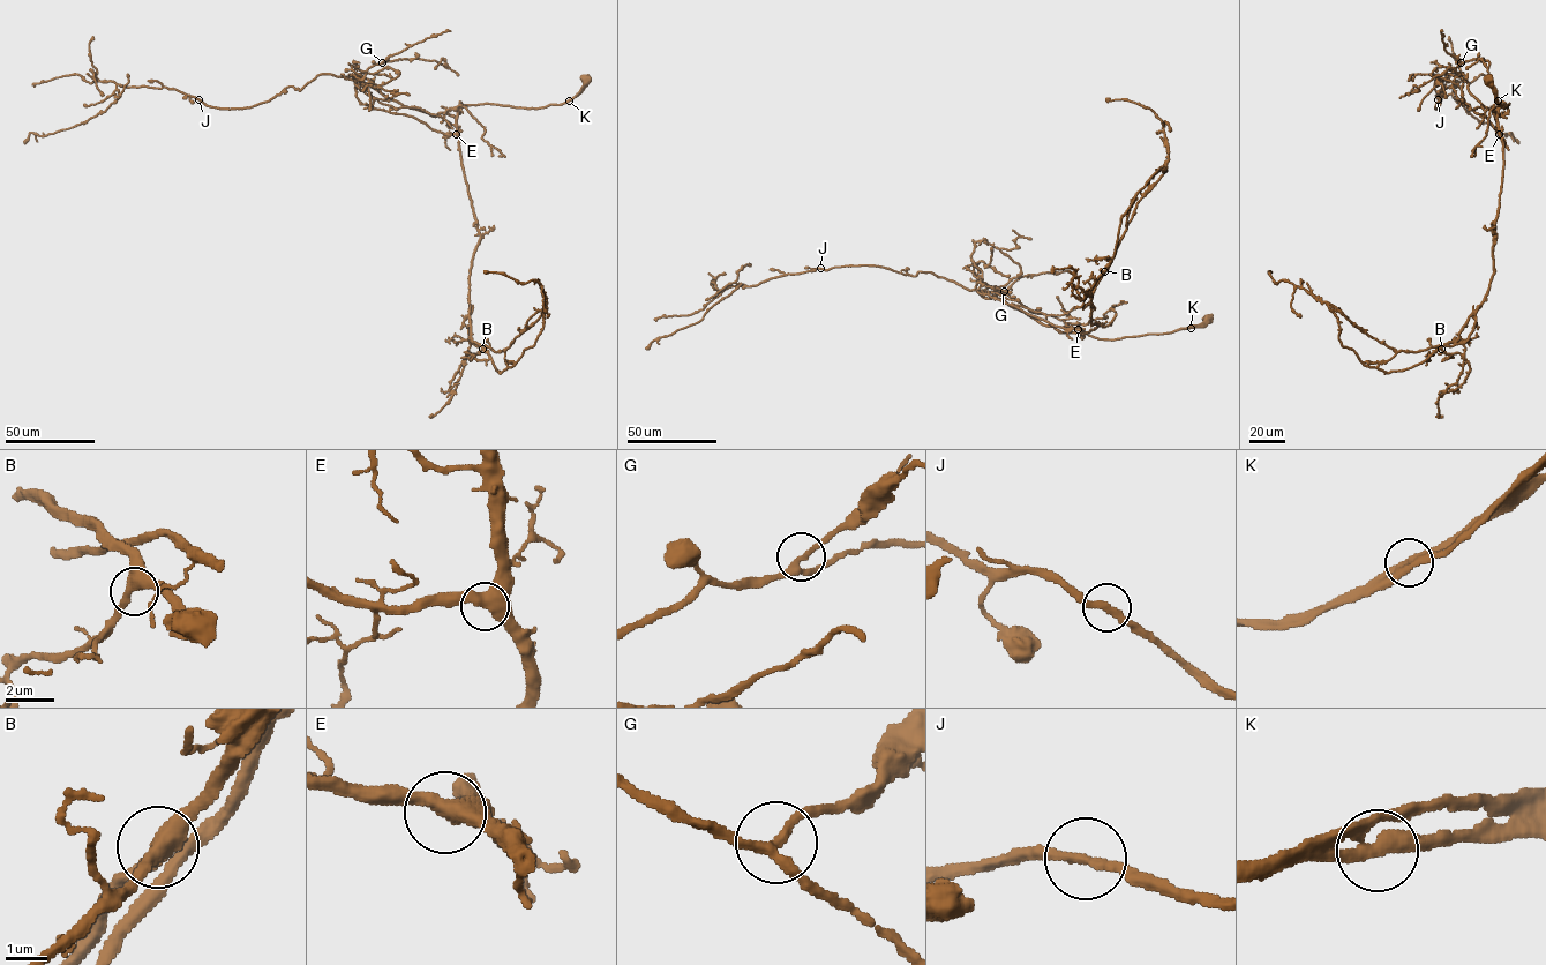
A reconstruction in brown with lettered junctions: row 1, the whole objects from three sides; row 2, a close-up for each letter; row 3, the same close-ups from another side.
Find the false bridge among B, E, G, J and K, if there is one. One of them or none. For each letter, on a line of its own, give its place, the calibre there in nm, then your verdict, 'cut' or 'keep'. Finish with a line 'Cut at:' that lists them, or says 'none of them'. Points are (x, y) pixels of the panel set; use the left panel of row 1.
B: place (482, 349); calibre 400 nm; keep
E: place (456, 134); calibre 420 nm; keep
G: place (382, 62); calibre 200 nm; keep
J: place (199, 99); calibre 240 nm; keep
K: place (569, 101); calibre 280 nm; keep
Cut at: none of them

